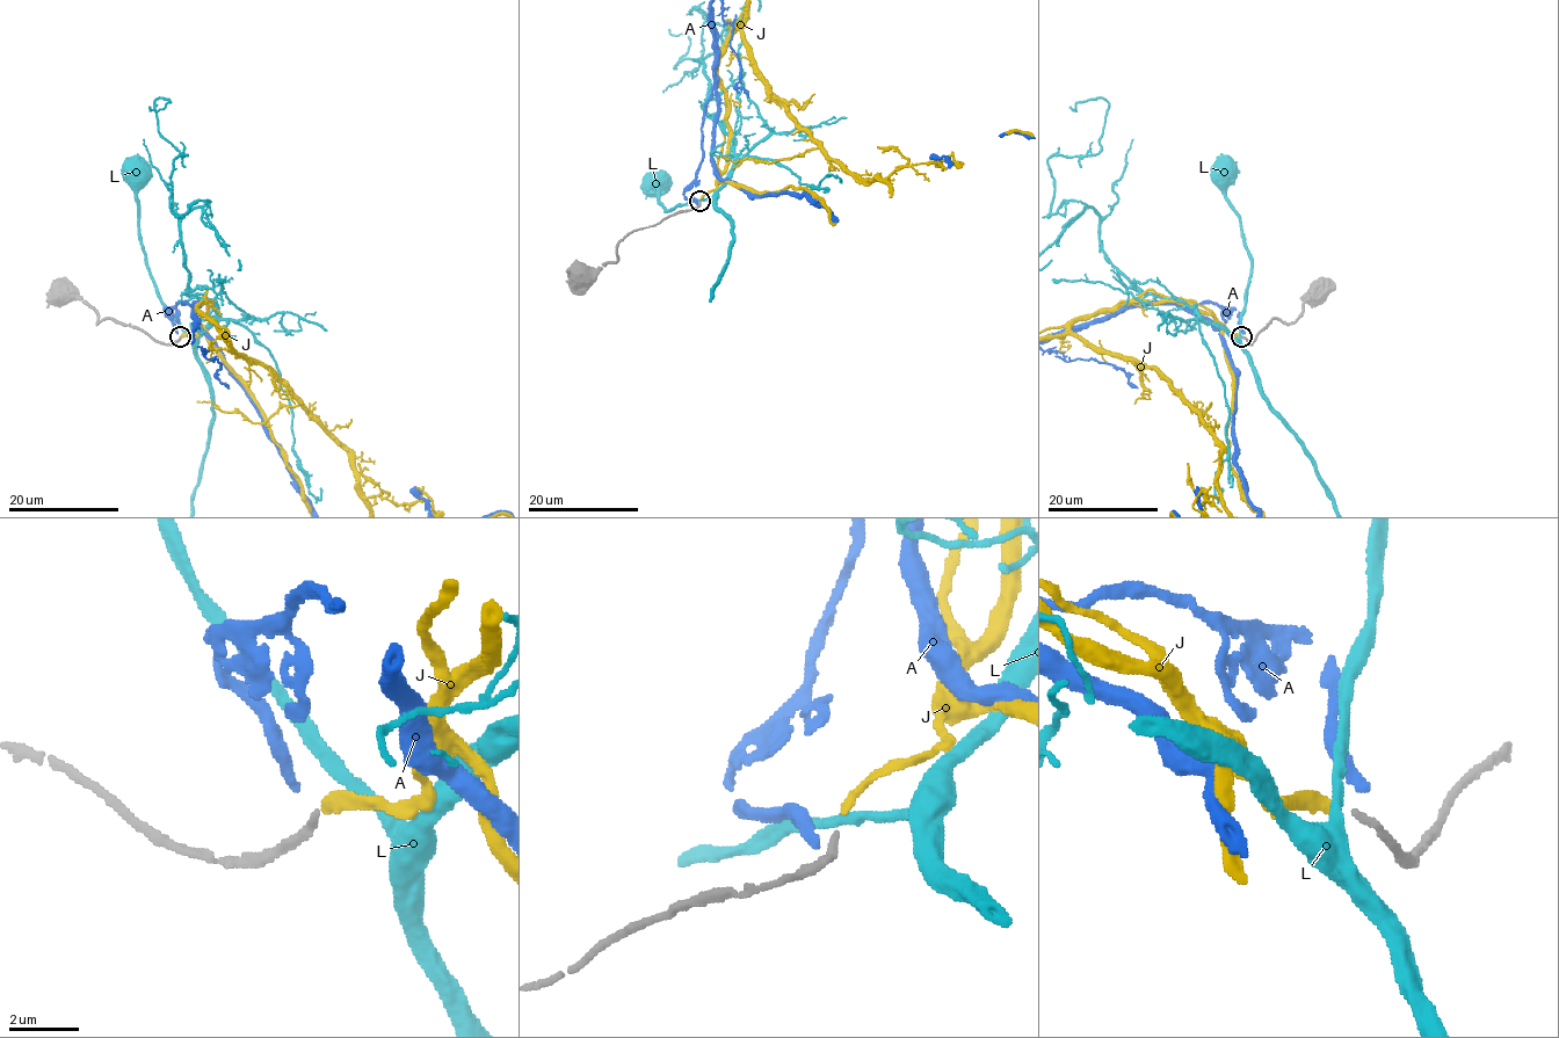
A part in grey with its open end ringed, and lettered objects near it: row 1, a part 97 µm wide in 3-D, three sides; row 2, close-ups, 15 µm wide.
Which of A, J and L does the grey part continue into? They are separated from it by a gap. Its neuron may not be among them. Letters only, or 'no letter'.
J

